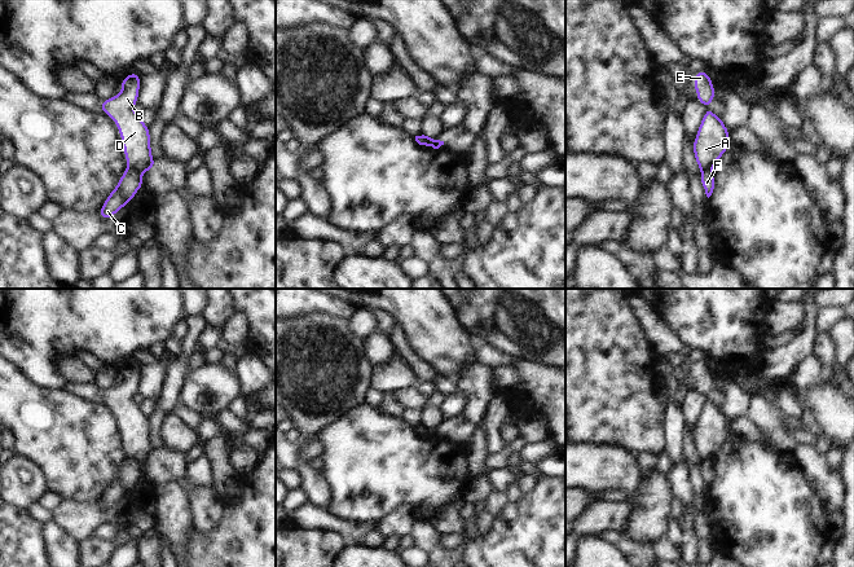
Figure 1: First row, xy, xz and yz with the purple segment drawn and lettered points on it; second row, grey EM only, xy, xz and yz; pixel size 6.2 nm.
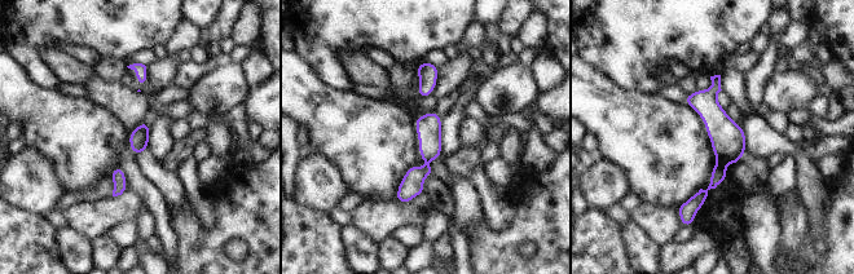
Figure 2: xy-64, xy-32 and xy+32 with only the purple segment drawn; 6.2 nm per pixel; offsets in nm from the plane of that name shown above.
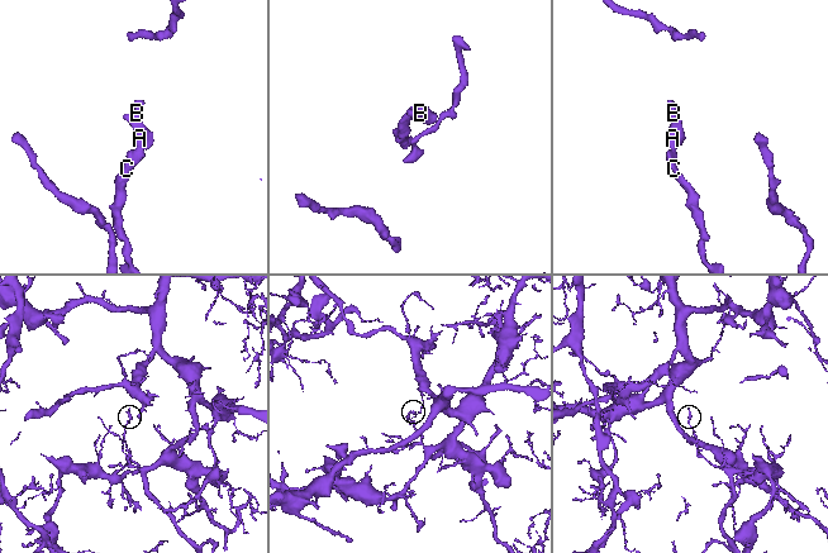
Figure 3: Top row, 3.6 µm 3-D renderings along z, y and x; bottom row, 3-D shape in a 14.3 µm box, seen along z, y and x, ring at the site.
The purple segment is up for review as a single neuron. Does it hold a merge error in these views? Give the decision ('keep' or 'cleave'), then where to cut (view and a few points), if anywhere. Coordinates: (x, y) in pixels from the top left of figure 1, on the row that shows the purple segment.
cleave; cut xy (128, 166), (140, 172)

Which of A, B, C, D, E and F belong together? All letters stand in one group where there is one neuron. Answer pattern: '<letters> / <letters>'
A B D E / C F

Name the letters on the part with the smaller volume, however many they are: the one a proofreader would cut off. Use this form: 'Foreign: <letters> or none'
Foreign: A, B, D, E.

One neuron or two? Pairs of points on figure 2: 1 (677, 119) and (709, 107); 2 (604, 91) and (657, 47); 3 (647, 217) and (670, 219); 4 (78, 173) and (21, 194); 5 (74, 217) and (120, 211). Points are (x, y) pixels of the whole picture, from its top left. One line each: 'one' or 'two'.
1: two
2: two
3: one
4: two
5: one

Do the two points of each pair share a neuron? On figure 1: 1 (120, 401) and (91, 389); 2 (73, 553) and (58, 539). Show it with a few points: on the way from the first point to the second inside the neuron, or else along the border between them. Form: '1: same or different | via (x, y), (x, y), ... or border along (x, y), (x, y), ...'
1: same | via (113, 396), (98, 396)
2: same | via (69, 549), (62, 543)

